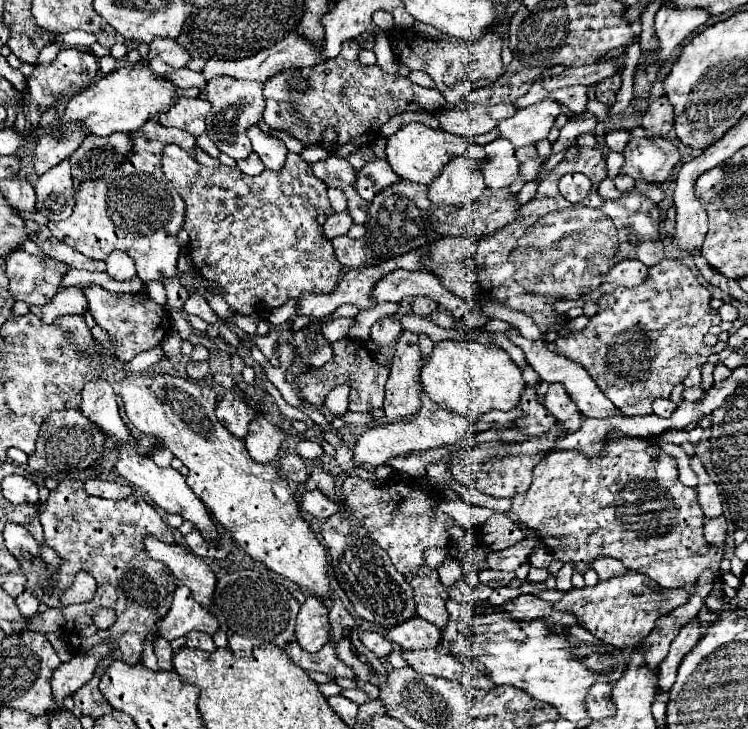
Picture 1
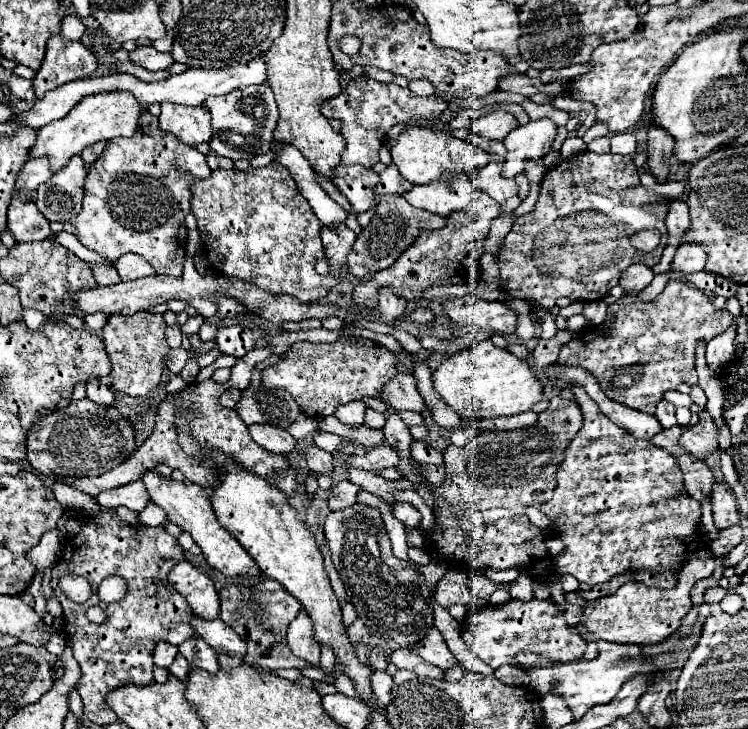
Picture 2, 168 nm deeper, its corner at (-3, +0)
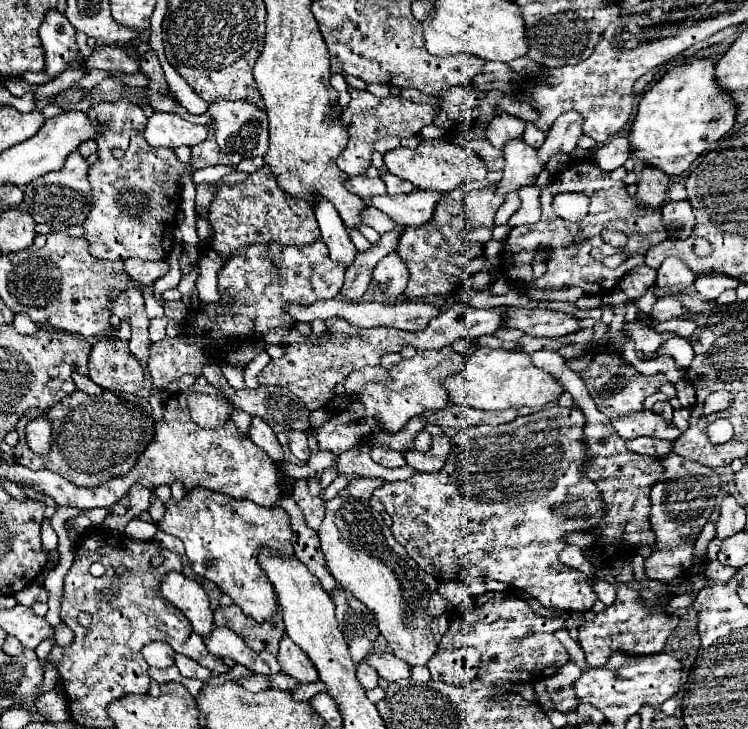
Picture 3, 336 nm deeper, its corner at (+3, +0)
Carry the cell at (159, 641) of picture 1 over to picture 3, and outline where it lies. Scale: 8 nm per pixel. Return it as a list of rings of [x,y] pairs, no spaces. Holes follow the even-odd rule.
[[[148,643],[142,649],[142,655],[150,667],[166,669],[174,663],[174,649],[168,643]]]

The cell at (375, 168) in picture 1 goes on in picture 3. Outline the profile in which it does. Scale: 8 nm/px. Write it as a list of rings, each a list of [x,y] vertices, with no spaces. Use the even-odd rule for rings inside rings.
[[[384,173],[382,181],[386,183],[390,195],[400,195],[400,193],[412,193],[412,191],[416,191],[416,187],[410,181],[402,181],[402,179],[394,177],[392,173]]]

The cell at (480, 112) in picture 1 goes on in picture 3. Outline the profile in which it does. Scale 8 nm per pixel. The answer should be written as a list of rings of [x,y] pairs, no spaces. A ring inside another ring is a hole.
[[[498,113],[486,127],[486,137],[488,141],[502,149],[502,145],[514,137],[522,137],[524,133],[524,121],[516,119],[514,115],[508,113]]]

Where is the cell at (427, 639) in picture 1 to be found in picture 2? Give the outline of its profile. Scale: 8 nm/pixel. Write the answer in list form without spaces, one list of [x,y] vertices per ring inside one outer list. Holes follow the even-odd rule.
[[[436,627],[430,629],[430,633],[416,645],[414,649],[422,659],[426,659],[428,663],[436,665],[438,669],[450,669],[454,665],[458,665],[458,659],[450,653],[444,637],[440,635],[440,631]]]

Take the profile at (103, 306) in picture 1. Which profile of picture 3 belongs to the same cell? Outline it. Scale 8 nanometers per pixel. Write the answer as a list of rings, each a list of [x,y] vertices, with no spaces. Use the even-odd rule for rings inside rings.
[[[100,339],[90,351],[88,367],[88,377],[102,389],[130,395],[144,389],[144,369],[130,353],[126,339]]]

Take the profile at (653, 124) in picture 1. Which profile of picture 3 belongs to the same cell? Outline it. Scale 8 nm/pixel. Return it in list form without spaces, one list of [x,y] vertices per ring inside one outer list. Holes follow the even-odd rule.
[[[644,165],[640,171],[640,183],[638,183],[638,203],[650,205],[650,207],[662,207],[666,201],[666,191],[670,185],[670,177],[650,165]]]

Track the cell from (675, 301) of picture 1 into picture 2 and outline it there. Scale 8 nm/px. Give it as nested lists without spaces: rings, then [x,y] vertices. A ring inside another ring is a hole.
[[[668,281],[666,289],[652,303],[634,301],[626,307],[618,303],[608,307],[608,319],[600,331],[576,335],[562,347],[556,363],[588,369],[608,399],[644,413],[654,413],[664,391],[676,389],[680,383],[694,385],[698,381],[694,369],[696,343],[724,333],[732,323],[732,315],[716,309],[704,291],[692,289],[682,281]],[[610,317],[616,317],[616,323],[610,323]]]

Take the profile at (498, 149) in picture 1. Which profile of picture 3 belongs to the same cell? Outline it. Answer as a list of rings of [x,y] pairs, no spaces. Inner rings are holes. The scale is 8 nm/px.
[[[490,185],[486,189],[470,191],[464,199],[468,227],[476,229],[476,227],[482,227],[482,225],[490,225],[502,203],[504,203],[504,197],[496,193],[494,185]]]

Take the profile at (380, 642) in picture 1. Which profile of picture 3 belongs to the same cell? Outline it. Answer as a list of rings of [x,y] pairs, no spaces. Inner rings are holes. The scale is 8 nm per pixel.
[[[358,663],[358,671],[356,671],[356,675],[358,675],[358,681],[362,683],[362,687],[368,691],[368,689],[374,689],[376,685],[378,685],[378,671],[376,669],[372,669],[368,663]]]

